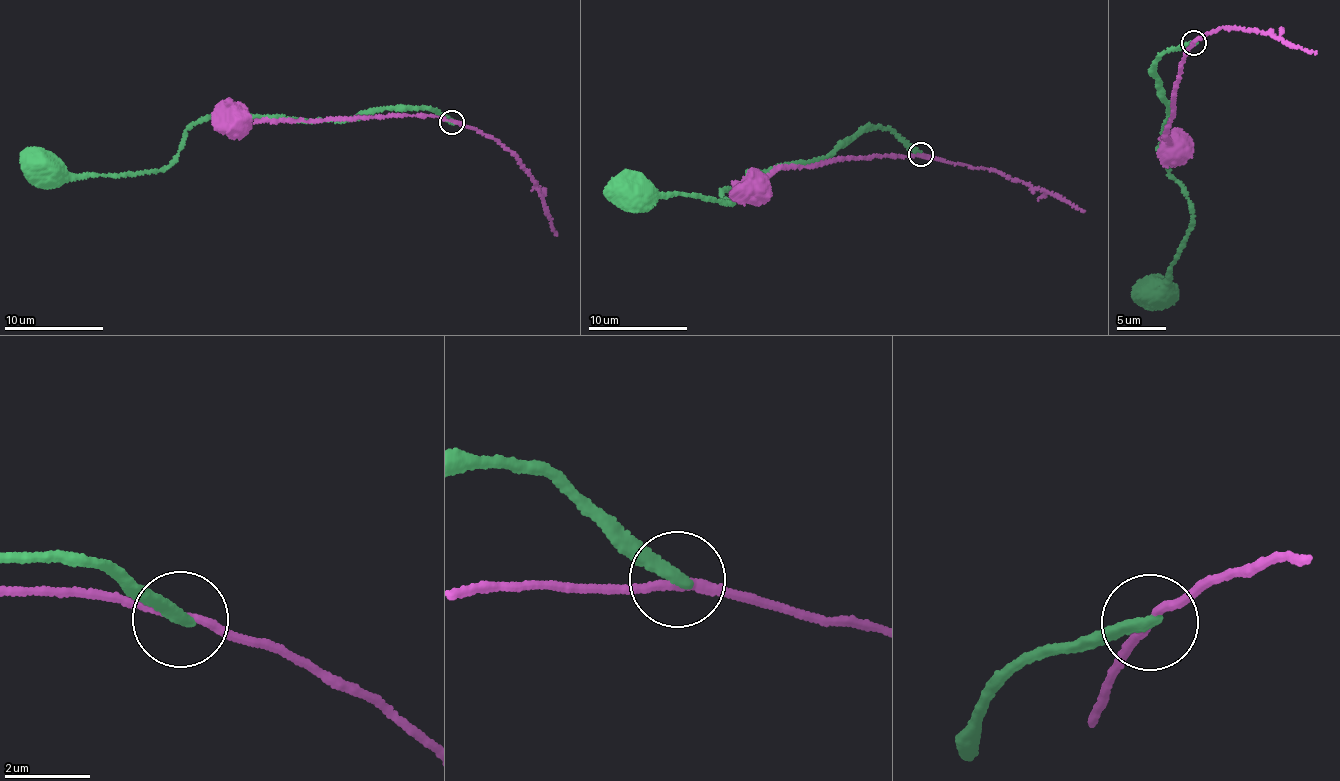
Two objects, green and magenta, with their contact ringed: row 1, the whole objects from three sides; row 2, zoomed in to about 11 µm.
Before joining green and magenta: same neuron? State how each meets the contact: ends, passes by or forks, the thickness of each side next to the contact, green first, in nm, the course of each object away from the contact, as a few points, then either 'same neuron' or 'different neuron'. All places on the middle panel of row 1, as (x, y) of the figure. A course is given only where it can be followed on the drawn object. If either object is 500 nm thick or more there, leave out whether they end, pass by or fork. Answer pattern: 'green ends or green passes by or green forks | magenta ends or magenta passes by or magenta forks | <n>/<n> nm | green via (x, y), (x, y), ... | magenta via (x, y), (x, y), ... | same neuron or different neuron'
green ends | magenta passes by | 320/190 nm | green via (921, 153), (871, 126), (825, 156), (751, 171), (723, 190), (729, 203), (628, 196) | magenta via (920, 154), (877, 154), (805, 167), (785, 165), (766, 180), (748, 182), (731, 195) | different neuron

